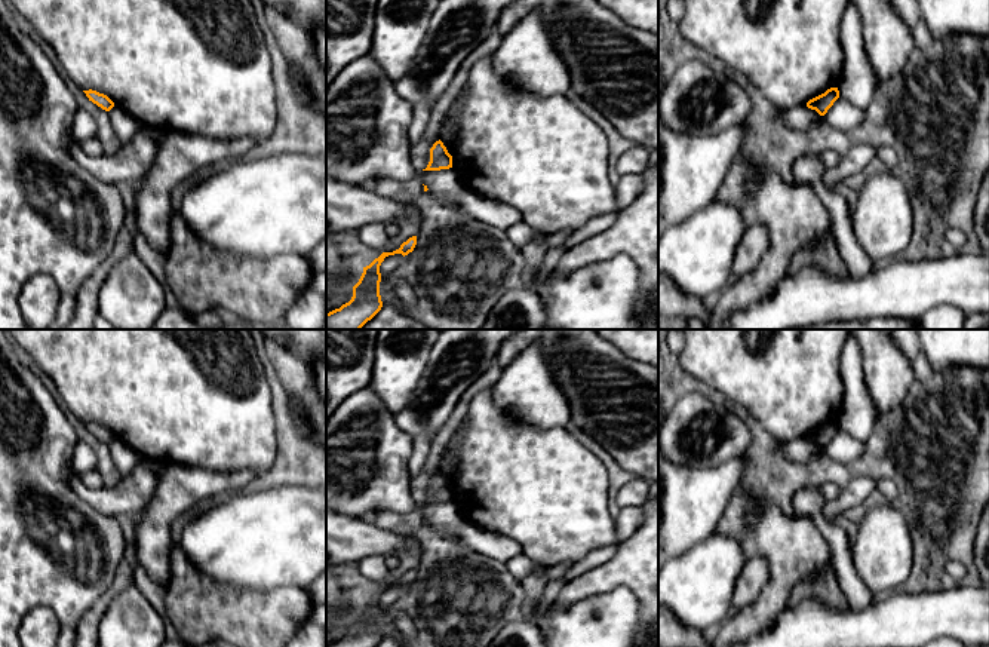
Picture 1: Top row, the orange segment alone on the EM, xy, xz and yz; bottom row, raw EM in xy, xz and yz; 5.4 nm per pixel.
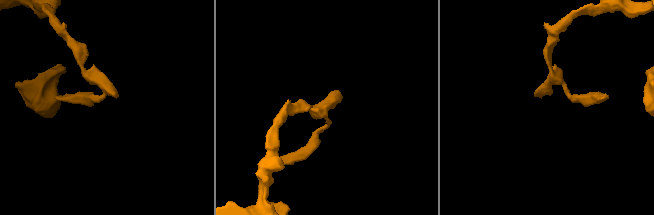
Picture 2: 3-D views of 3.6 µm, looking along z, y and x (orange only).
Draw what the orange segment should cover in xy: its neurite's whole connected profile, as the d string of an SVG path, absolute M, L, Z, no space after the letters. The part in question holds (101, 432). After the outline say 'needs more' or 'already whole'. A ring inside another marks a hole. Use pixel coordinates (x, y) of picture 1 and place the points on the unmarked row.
M92 421L83 423L83 424L89 430L89 433L92 433L93 436L96 436L98 439L101 439L105 444L110 444L114 439L114 435L104 426L99 426Z; already whole

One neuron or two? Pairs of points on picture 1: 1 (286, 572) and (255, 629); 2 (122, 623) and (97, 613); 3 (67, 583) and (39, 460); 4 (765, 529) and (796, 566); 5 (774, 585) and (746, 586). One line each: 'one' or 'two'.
1: two
2: two
3: one
4: one
5: two

